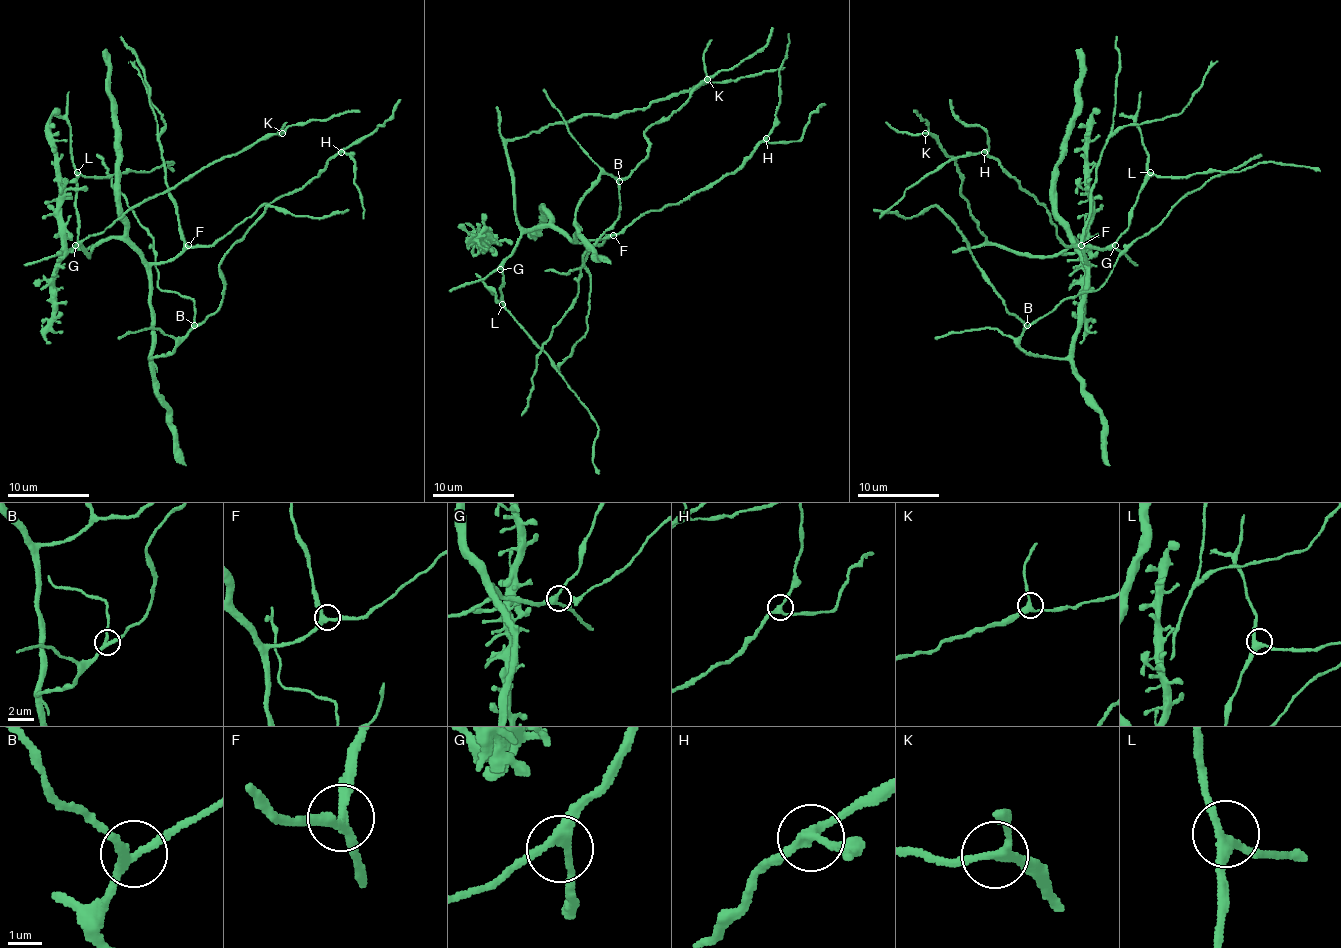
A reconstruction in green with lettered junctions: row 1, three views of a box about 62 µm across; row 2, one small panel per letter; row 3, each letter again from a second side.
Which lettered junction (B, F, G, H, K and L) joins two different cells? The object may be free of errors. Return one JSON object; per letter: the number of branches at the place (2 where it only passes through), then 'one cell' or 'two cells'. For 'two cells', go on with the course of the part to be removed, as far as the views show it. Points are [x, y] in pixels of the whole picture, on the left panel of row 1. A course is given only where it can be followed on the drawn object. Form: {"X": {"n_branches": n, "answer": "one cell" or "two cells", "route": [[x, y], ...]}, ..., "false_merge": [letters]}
{"B": {"n_branches": 3, "answer": "one cell"}, "F": {"n_branches": 3, "answer": "one cell"}, "G": {"n_branches": 3, "answer": "one cell"}, "H": {"n_branches": 3, "answer": "one cell"}, "K": {"n_branches": 3, "answer": "one cell"}, "L": {"n_branches": 3, "answer": "one cell"}, "false_merge": []}

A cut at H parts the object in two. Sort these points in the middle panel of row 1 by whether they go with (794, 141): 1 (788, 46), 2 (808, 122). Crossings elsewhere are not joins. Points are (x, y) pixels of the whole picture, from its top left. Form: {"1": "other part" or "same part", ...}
{"1": "other part", "2": "same part"}

